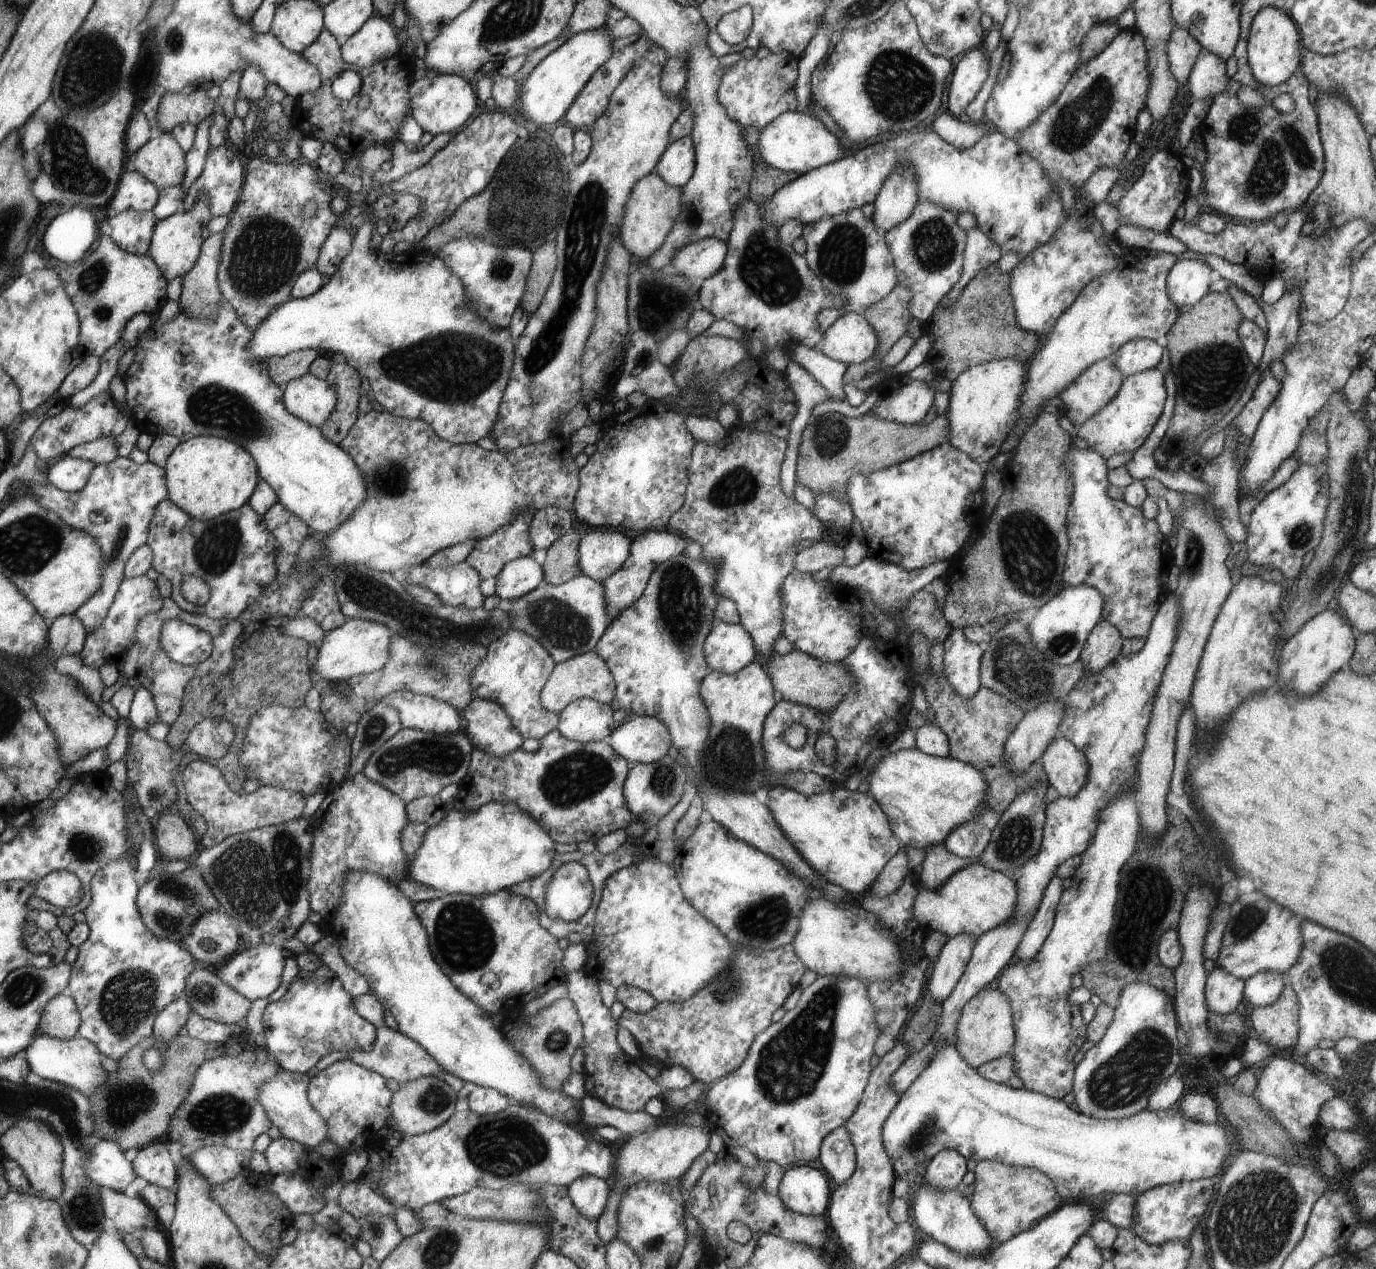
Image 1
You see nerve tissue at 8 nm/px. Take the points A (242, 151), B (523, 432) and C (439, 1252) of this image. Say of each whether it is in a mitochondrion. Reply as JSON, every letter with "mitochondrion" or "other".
{"A":"other","B":"other","C":"mitochondrion"}

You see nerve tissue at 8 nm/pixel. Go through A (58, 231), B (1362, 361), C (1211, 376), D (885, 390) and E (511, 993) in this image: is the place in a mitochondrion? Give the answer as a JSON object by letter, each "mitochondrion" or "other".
{"A":"other","B":"other","C":"mitochondrion","D":"other","E":"other"}

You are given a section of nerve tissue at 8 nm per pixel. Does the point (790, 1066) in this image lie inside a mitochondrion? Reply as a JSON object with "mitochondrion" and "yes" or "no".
{"mitochondrion":"yes"}

